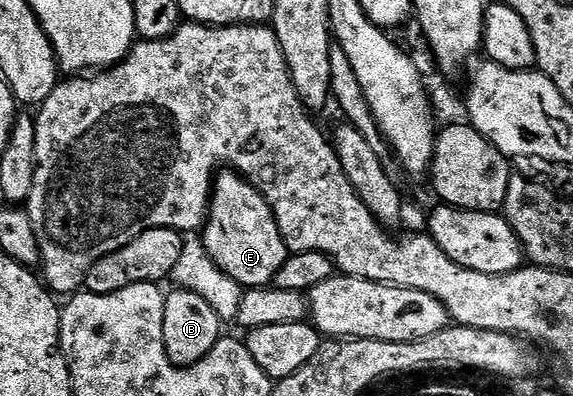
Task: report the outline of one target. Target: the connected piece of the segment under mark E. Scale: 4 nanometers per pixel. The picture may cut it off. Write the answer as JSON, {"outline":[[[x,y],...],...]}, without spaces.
{"outline":[[[234,169],[220,170],[215,176],[211,206],[201,238],[207,252],[214,256],[215,264],[225,273],[229,273],[229,277],[233,277],[233,281],[237,281],[244,289],[272,286],[289,256],[287,243],[283,240],[283,234],[269,201],[256,184],[243,178]]]}

